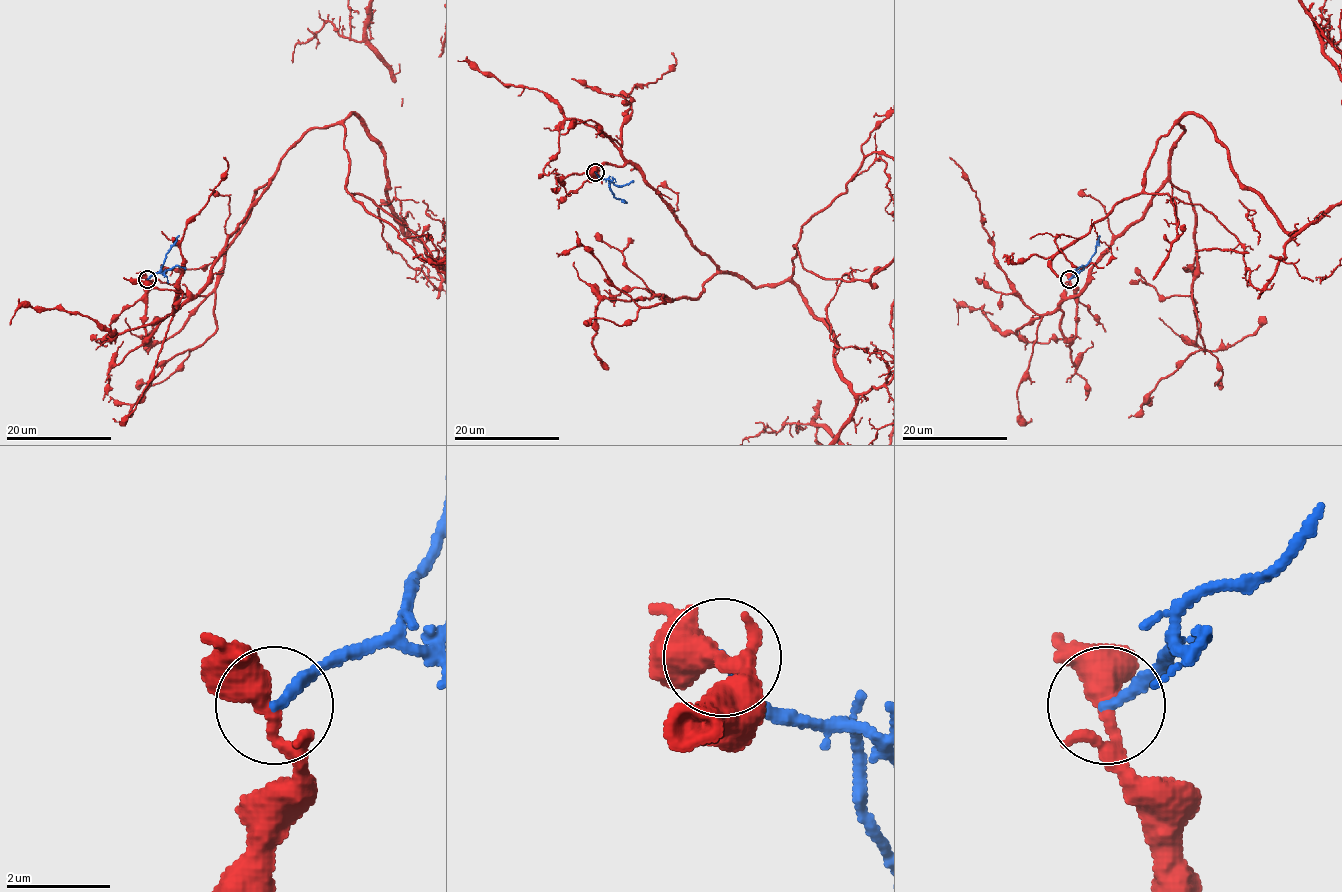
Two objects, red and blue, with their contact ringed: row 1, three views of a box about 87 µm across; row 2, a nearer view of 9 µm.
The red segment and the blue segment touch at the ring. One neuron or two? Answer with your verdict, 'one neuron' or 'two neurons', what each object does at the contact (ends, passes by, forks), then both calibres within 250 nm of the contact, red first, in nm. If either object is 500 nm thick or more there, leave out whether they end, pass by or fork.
two neurons; red passes by; blue ends there; 420 nm thick on the red side, 200 nm on the other

